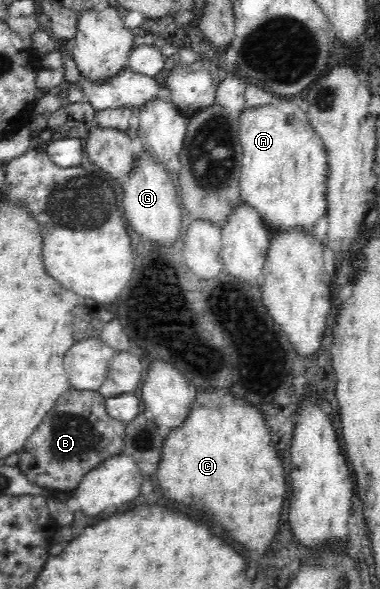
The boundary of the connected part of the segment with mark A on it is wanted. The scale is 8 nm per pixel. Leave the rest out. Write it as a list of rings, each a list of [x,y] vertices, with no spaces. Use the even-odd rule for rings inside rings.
[[[278,98],[277,102],[276,107],[246,107],[236,118],[242,147],[240,196],[258,211],[270,234],[291,229],[312,231],[313,223],[325,213],[326,149],[302,103]]]

